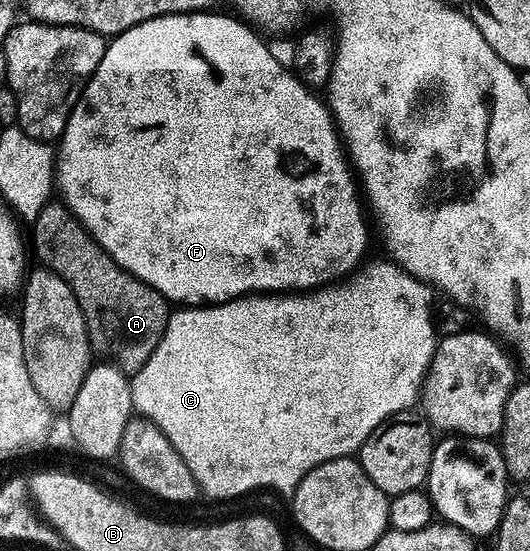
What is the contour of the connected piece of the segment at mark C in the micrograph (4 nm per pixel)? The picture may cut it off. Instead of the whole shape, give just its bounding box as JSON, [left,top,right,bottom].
[130,261,437,498]

